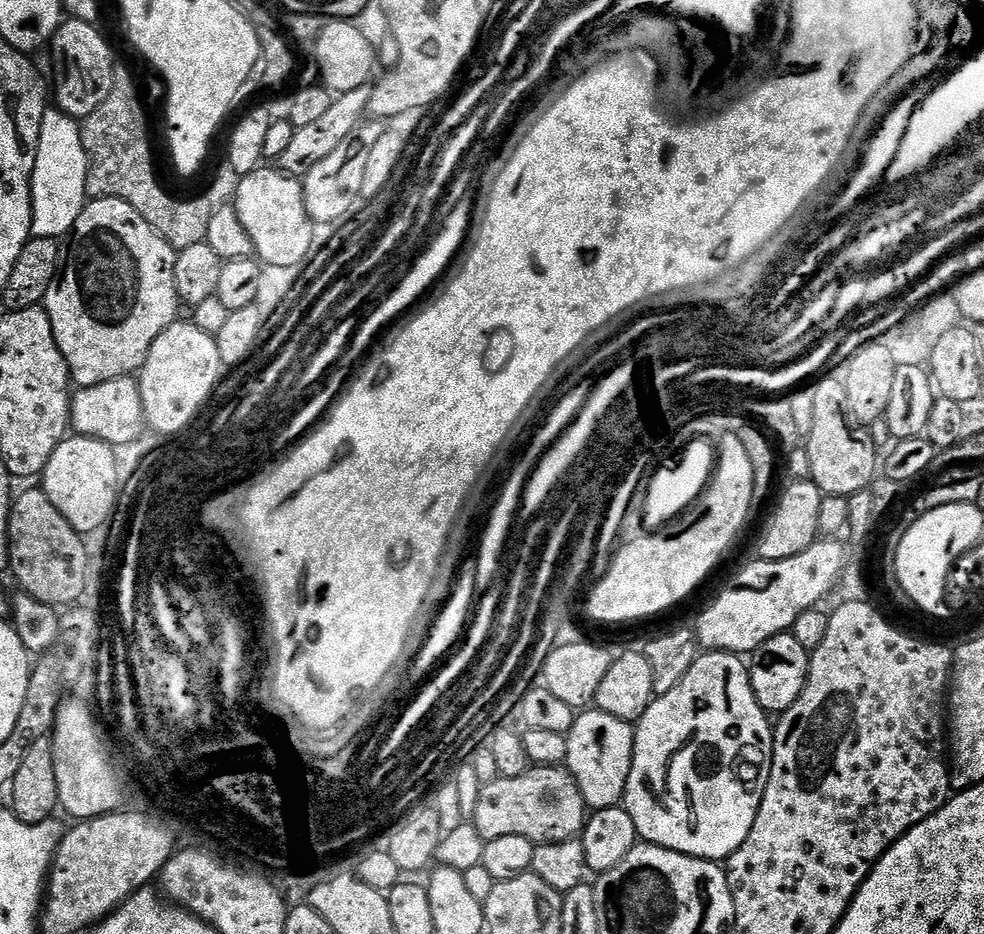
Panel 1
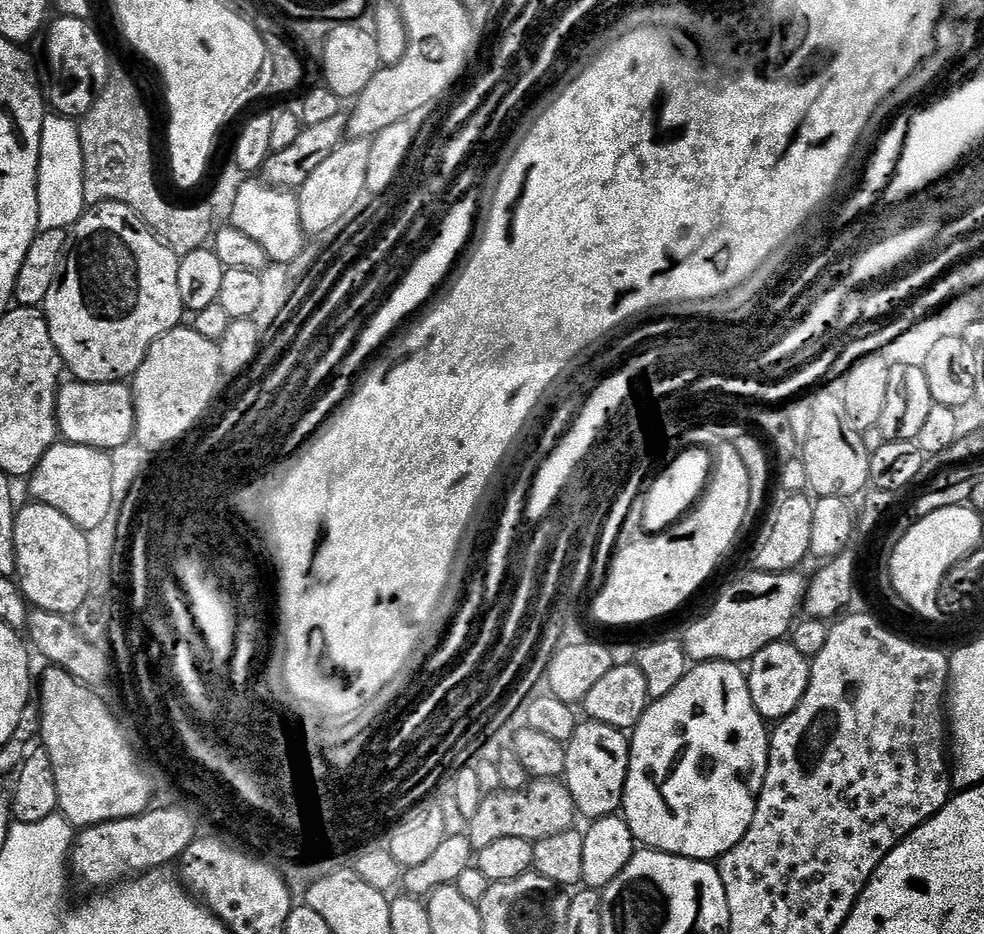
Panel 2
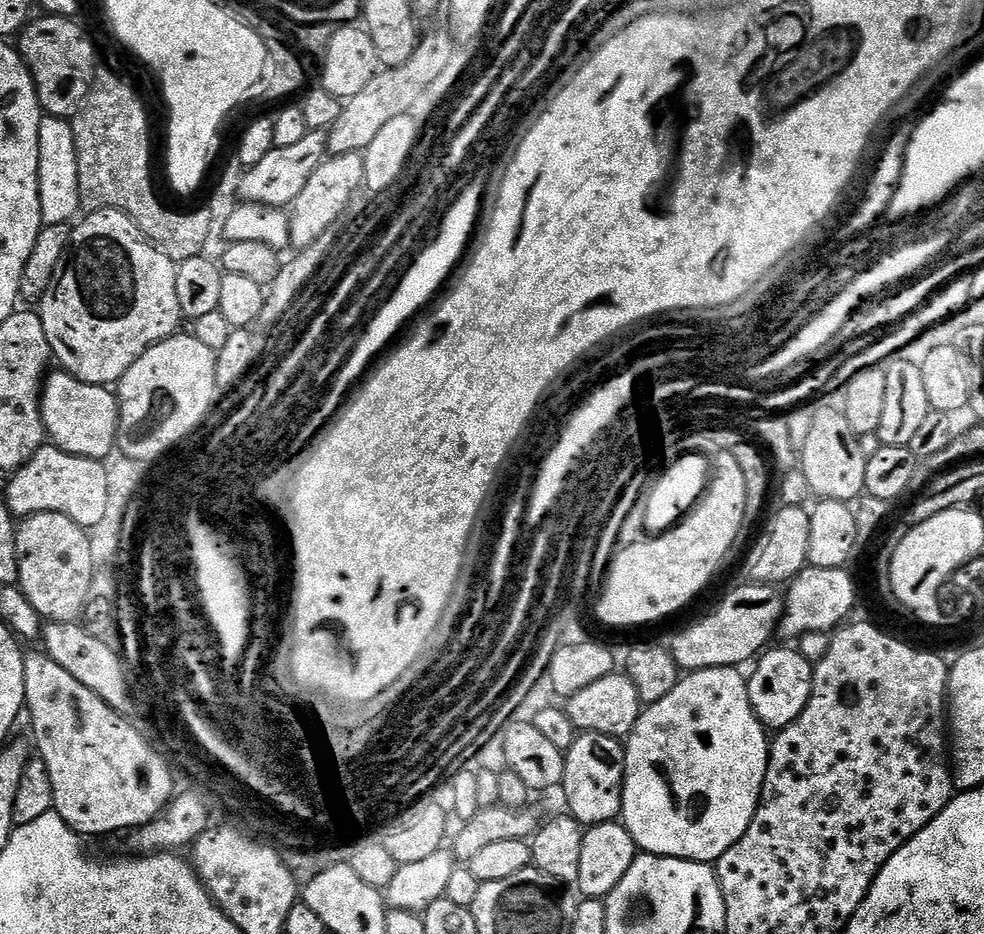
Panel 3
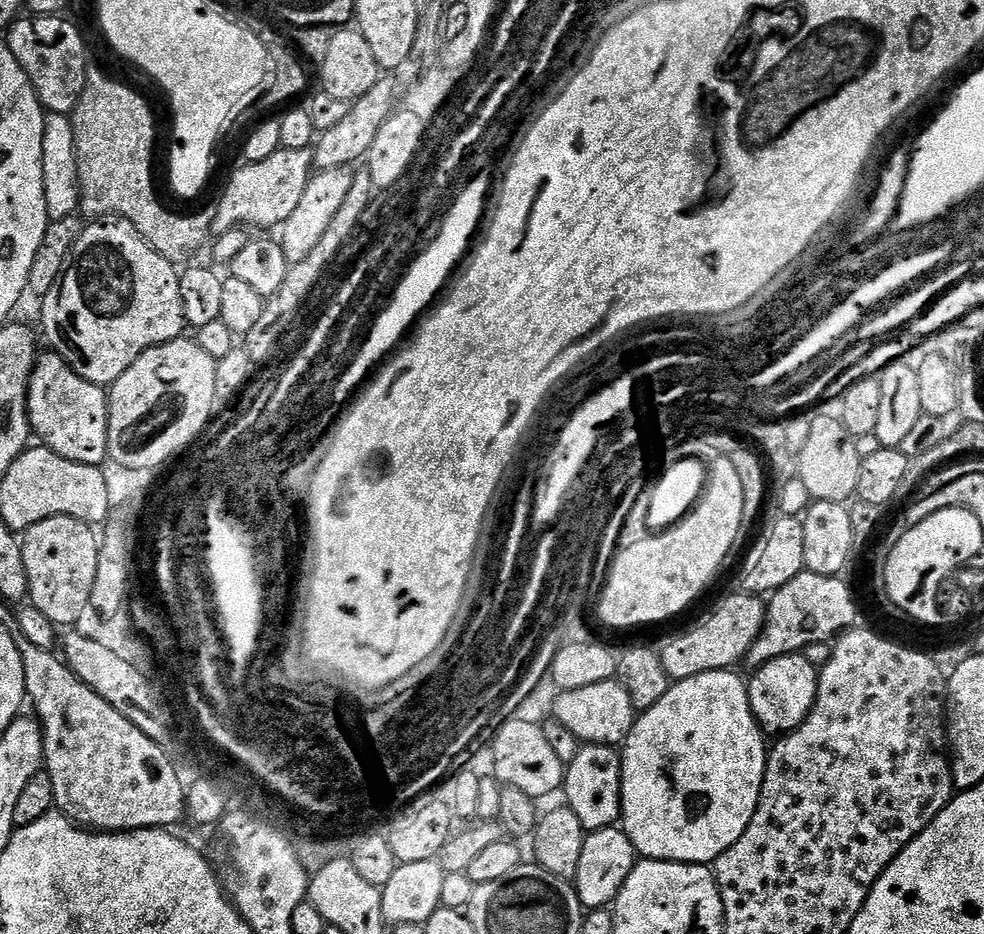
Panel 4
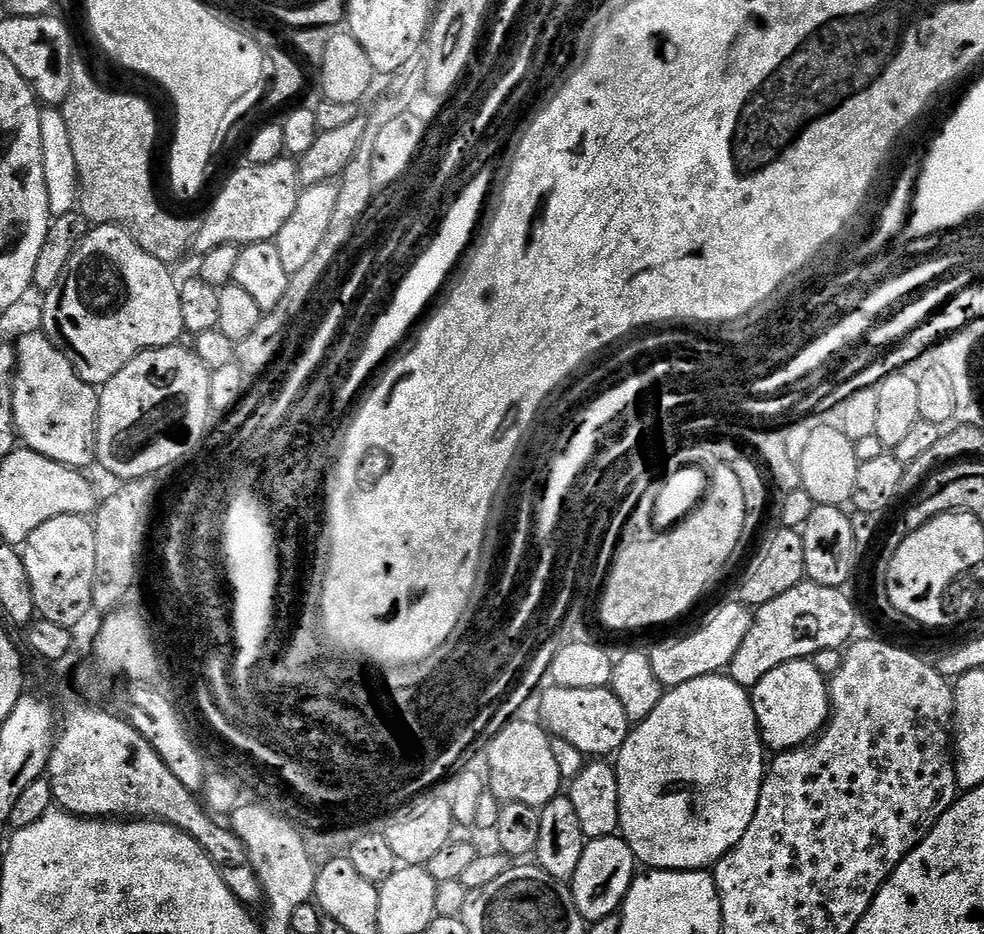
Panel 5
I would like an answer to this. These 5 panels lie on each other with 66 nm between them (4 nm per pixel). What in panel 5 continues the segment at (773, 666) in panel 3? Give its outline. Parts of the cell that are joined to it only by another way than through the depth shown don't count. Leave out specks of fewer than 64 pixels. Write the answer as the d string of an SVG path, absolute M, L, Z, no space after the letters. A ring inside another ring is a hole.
M811 659L786 662L778 666L778 670L770 670L770 674L762 678L762 682L754 685L750 689L752 709L765 749L779 754L789 748L800 748L809 740L816 739L824 731L832 711L828 686L829 681L822 674L818 674Z

